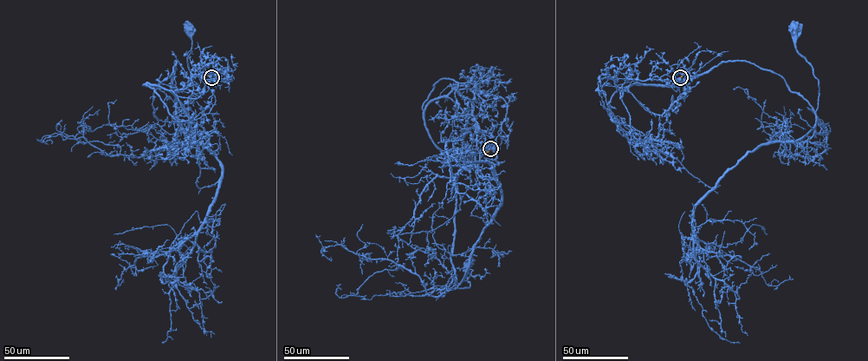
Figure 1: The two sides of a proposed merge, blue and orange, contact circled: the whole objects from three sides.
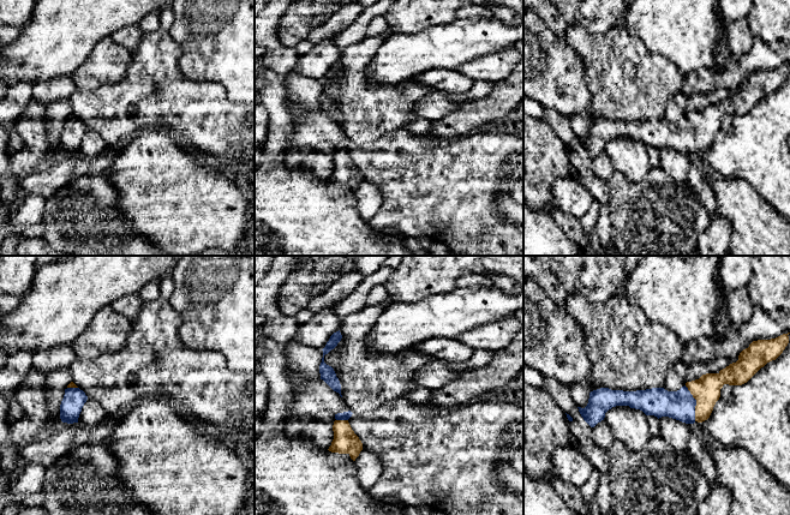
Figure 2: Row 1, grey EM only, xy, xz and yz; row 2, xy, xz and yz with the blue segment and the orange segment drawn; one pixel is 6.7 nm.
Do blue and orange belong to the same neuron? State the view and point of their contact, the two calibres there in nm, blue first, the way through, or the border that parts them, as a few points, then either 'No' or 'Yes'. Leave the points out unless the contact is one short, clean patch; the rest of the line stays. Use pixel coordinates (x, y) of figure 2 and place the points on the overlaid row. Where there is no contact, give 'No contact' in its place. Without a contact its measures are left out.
Touches blue at yz (695, 403). Thickness 200 nm (blue) against 190 nm. Path across: yz (680, 405), (695, 403), (706, 390). Yes

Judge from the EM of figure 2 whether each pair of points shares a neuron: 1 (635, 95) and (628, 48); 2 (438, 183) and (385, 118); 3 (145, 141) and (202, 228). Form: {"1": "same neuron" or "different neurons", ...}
{"1": "same neuron", "2": "different neurons", "3": "same neuron"}

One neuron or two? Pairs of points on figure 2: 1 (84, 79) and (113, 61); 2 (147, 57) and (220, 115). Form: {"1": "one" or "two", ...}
{"1": "one", "2": "one"}

